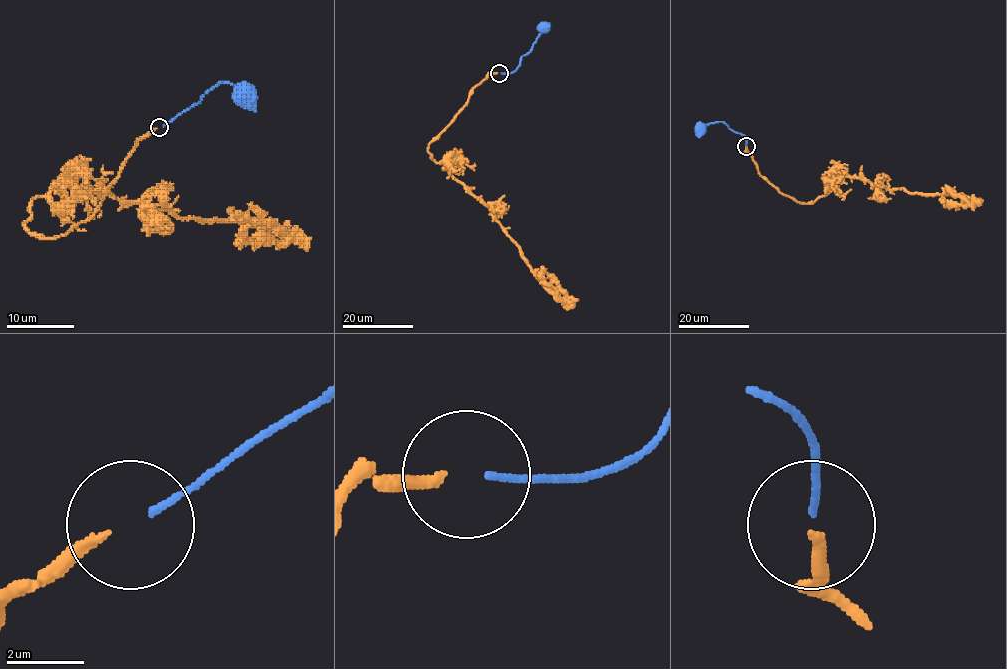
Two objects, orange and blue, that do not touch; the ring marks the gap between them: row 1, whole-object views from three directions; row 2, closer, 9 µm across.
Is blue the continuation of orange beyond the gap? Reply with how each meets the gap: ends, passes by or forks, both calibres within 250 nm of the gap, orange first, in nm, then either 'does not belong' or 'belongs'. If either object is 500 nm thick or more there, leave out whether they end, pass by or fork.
orange ends; blue ends; calibres 200 and 170 nm; belongs

